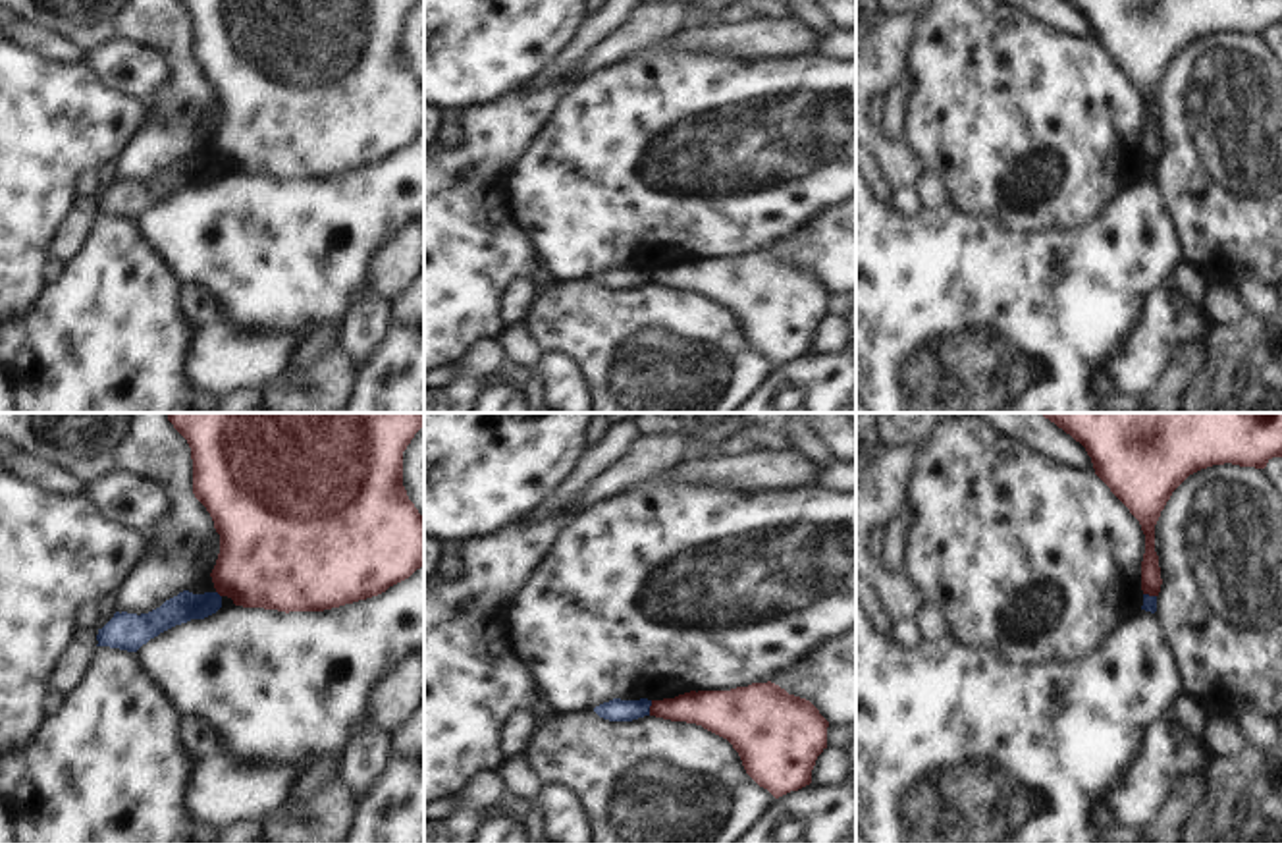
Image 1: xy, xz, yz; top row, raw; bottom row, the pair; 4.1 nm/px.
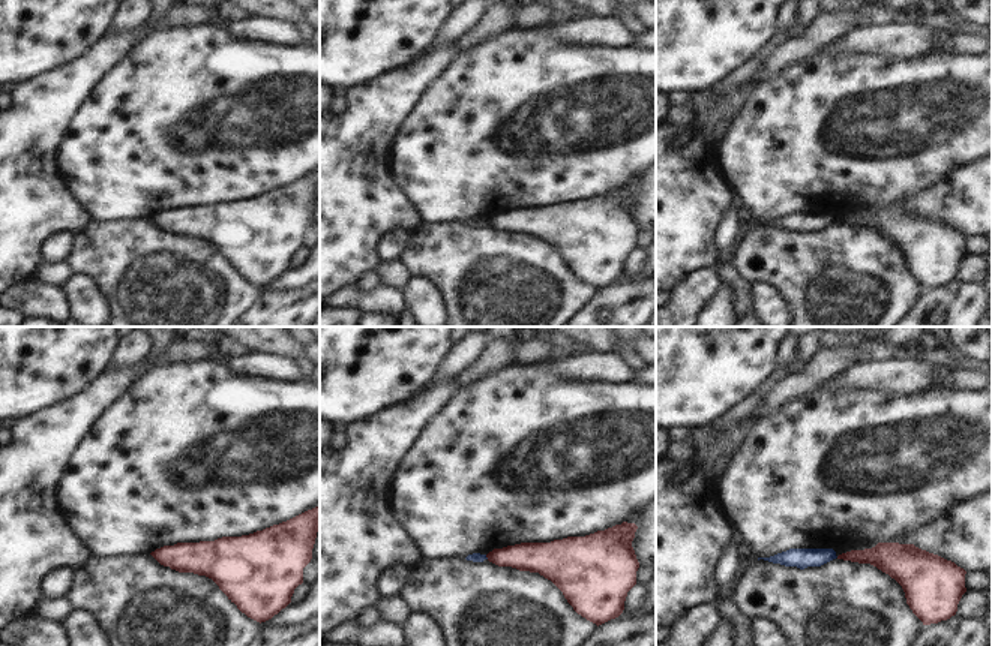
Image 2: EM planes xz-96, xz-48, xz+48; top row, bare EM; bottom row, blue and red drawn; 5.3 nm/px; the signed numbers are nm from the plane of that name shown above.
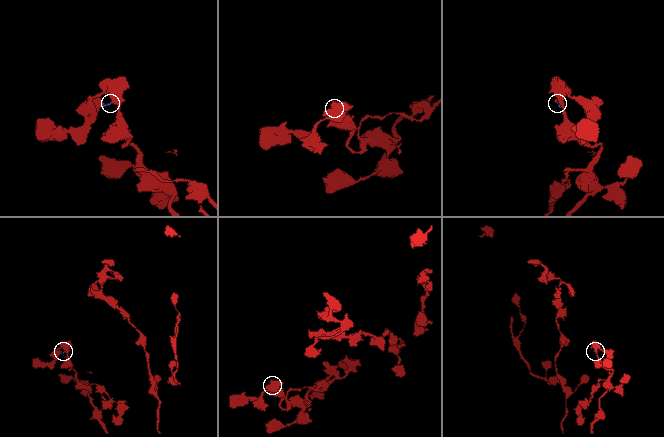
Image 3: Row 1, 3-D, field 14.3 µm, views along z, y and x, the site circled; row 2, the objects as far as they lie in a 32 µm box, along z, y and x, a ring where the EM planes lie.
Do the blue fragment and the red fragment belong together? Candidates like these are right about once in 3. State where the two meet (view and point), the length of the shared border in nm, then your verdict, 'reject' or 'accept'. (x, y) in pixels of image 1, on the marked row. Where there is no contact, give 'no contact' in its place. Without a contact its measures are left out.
xz (648, 708) | 70 nm | reject

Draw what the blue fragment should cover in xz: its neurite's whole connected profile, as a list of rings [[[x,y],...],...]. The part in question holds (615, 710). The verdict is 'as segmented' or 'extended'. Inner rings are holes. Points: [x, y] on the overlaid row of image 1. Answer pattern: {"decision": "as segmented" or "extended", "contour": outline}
{"decision": "as segmented", "contour": [[[613,698],[594,708],[594,712],[609,721],[632,721],[644,716],[650,716],[652,700],[621,700]]]}

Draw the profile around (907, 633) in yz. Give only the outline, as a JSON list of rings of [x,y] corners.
[[[914,619],[893,621],[891,637],[904,650],[912,650],[921,642],[921,633],[920,633],[920,627],[918,627],[918,623]]]

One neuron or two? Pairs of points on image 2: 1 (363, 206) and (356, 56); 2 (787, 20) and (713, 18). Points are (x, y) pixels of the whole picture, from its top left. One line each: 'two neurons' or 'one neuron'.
1: two neurons
2: two neurons

